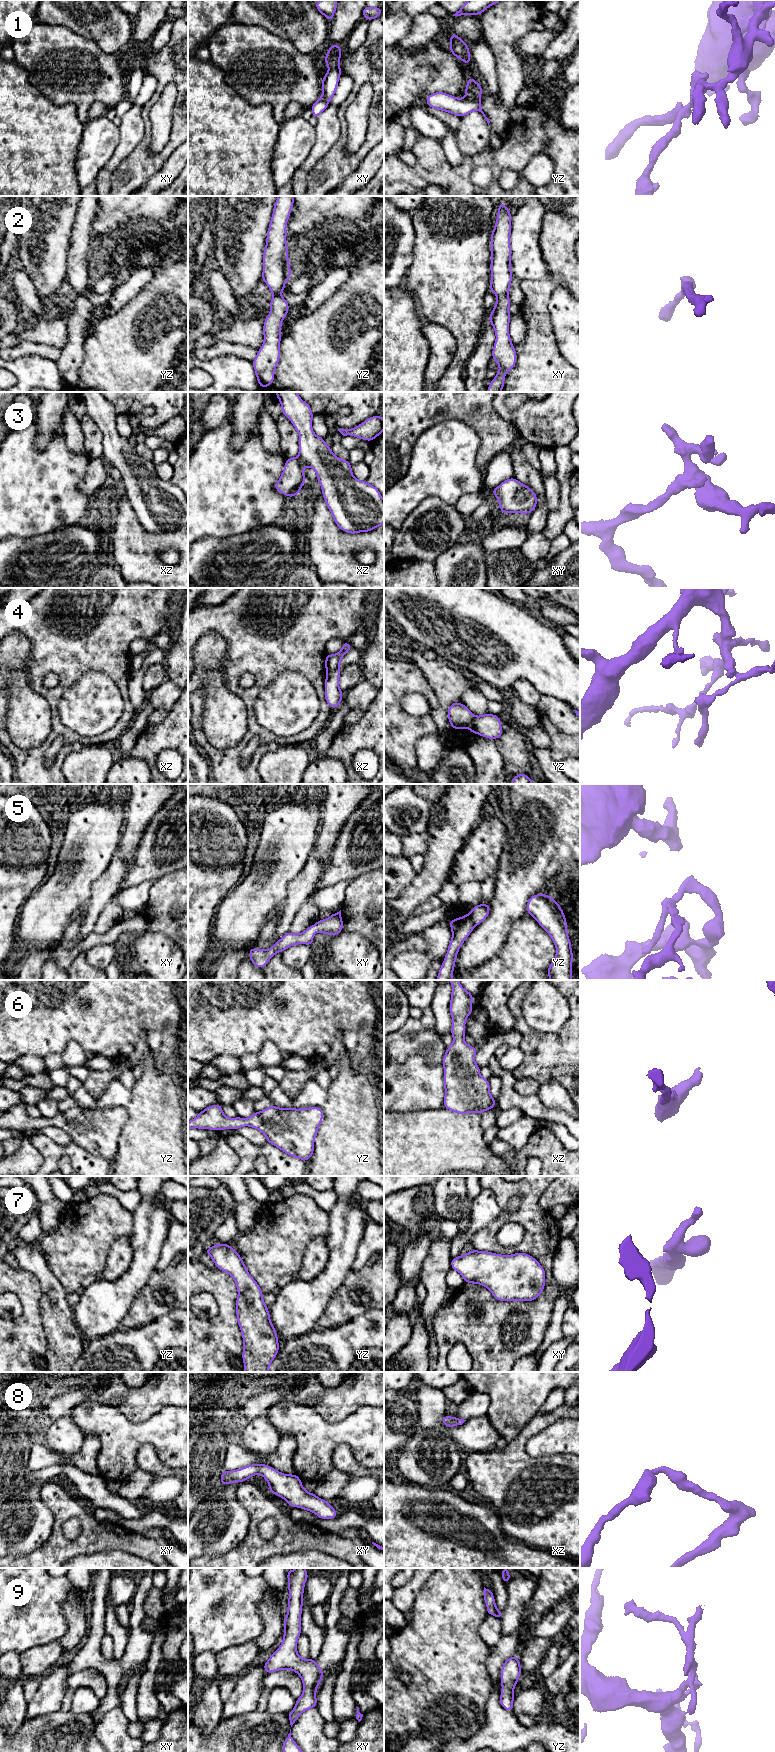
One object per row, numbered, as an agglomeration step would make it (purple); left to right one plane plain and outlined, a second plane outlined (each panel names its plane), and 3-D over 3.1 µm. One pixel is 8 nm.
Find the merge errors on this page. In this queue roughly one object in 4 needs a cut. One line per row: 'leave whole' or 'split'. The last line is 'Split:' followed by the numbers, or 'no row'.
1: split
2: leave whole
3: split
4: split
5: split
6: leave whole
7: leave whole
8: leave whole
9: leave whole
Split: 1, 3, 4, 5

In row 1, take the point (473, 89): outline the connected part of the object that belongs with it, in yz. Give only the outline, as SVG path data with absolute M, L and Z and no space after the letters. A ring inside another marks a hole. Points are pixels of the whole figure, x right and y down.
M469 76L467 81L467 86L465 88L465 94L469 98L475 98L483 93L482 87L478 82L476 82L471 76Z

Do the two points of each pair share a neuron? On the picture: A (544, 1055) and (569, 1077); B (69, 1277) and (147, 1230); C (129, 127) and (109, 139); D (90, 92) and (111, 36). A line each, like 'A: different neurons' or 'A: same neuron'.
A: same neuron
B: different neurons
C: different neurons
D: different neurons

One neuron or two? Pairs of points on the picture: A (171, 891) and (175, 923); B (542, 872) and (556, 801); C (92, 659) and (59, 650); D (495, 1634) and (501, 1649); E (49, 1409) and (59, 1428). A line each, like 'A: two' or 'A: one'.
A: one
B: one
C: one
D: two
E: two

